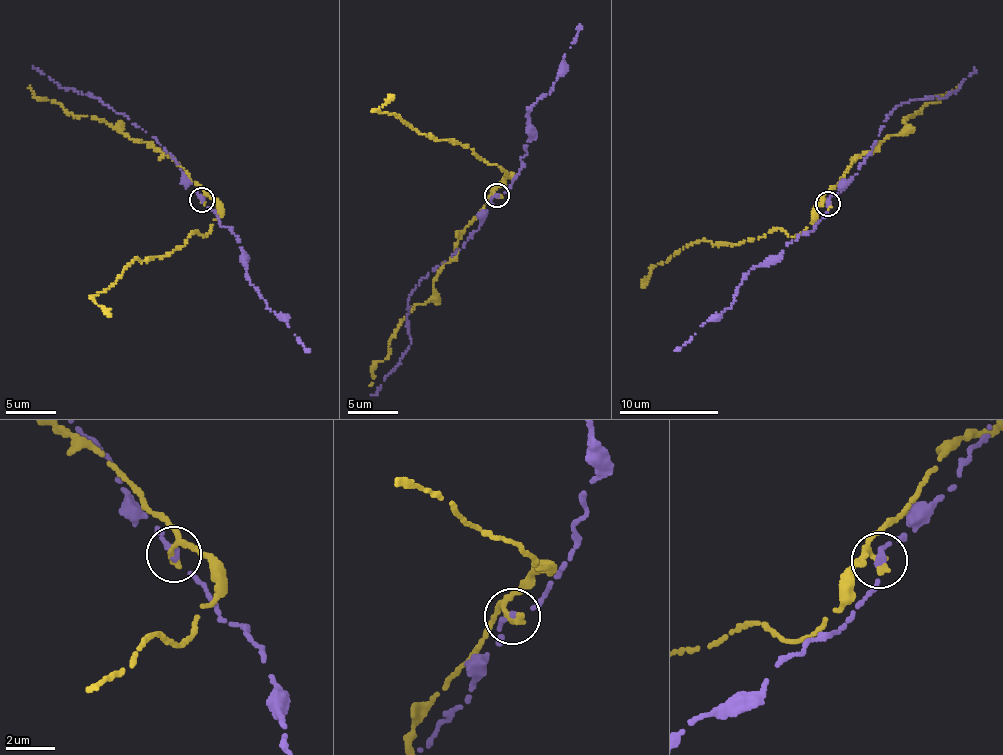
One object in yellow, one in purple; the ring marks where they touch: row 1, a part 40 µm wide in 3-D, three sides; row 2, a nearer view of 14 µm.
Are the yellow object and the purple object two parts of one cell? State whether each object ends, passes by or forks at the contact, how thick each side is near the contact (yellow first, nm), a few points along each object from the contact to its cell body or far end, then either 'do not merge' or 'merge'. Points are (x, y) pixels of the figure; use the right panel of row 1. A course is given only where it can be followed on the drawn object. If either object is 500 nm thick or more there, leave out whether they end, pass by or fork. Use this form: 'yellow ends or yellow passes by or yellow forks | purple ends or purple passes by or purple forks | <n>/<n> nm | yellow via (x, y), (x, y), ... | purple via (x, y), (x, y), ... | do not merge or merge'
yellow passes by | purple ends | 240/320 nm | yellow via (827, 204), (821, 200), (813, 221), (794, 236), (776, 227), (735, 244), (699, 240), (658, 263), (642, 287) | purple via (827, 204), (865, 161), (894, 109), (917, 99), (943, 98), (958, 90), (974, 67) | do not merge

